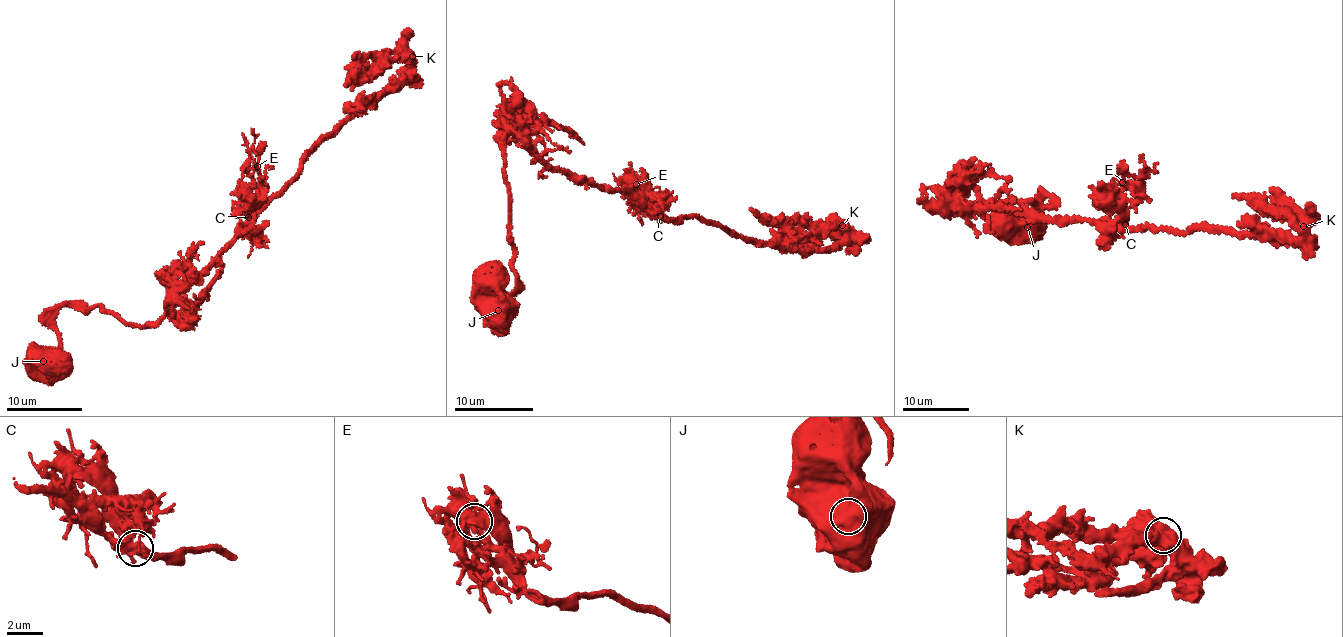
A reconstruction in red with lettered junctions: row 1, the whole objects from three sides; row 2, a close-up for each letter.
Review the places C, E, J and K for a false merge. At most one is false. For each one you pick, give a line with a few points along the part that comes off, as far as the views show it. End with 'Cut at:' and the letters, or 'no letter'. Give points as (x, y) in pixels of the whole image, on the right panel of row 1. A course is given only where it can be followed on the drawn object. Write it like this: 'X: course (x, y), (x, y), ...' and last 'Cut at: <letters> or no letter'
Cut at: no letter

